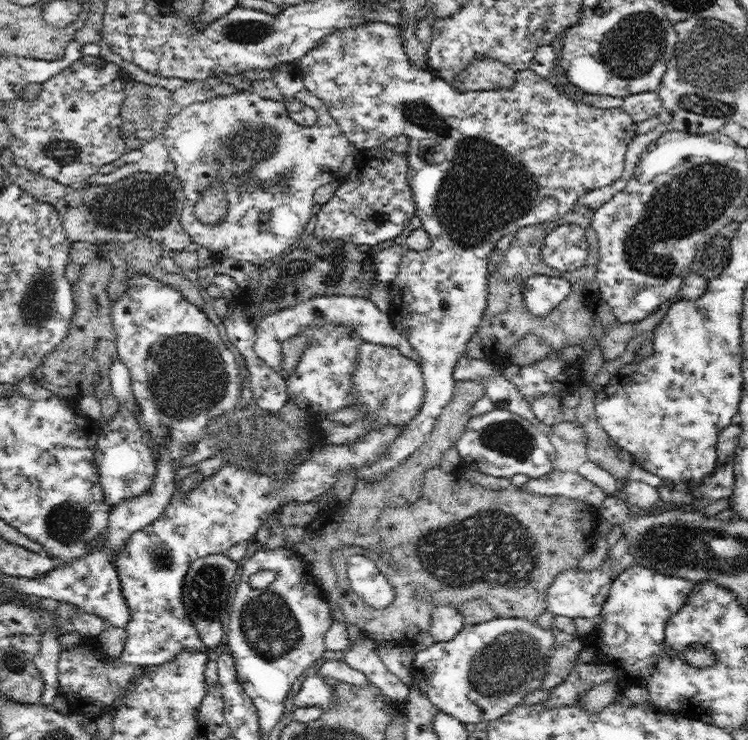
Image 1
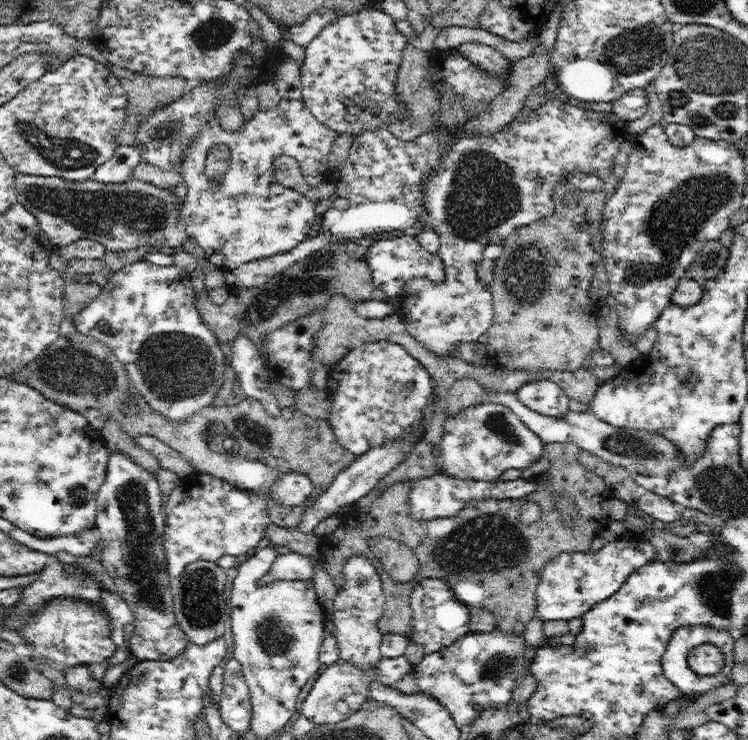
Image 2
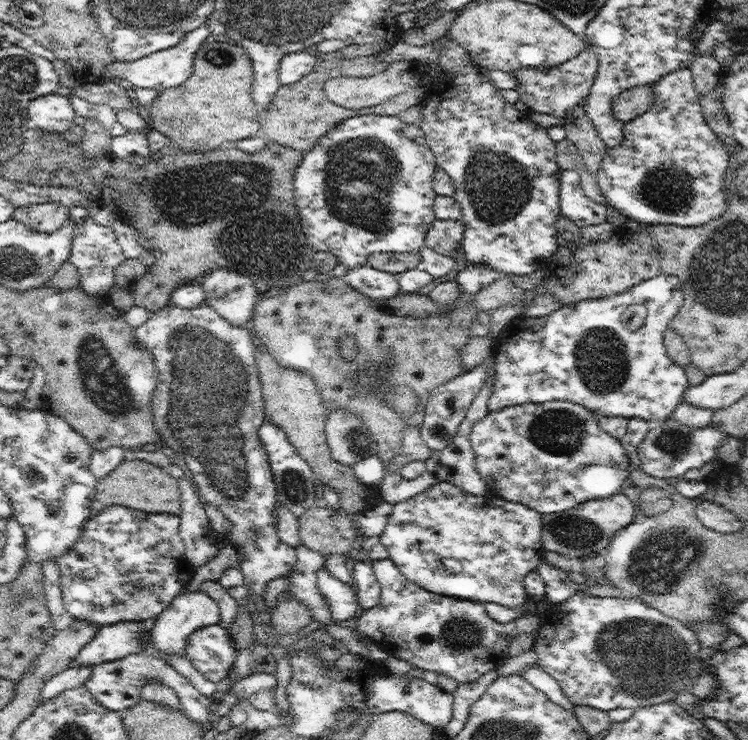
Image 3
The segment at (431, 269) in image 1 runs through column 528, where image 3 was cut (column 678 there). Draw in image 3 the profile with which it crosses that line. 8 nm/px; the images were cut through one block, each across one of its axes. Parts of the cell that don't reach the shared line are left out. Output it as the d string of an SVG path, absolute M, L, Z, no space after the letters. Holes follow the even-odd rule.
M680 68L673 70L661 78L658 83L654 84L654 102L644 114L638 115L634 120L624 123L624 134L622 142L618 146L607 147L600 168L595 174L598 186L600 187L602 196L606 198L607 204L623 214L628 219L631 218L642 224L652 225L676 225L683 227L697 227L705 225L707 222L718 218L724 214L727 207L726 191L724 190L723 176L730 162L732 151L718 138L718 135L704 121L704 115L701 111L701 102L699 93L695 90L693 76L689 68Z

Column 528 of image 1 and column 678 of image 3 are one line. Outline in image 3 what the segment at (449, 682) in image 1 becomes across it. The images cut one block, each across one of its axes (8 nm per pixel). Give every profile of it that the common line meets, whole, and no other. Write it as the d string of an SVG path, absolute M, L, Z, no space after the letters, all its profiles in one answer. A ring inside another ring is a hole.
M578 590L563 603L553 603L540 624L533 644L537 664L558 681L564 696L574 707L636 710L674 701L683 690L691 692L695 680L707 665L706 660L700 657L701 643L689 625L662 614L636 597L591 596Z

